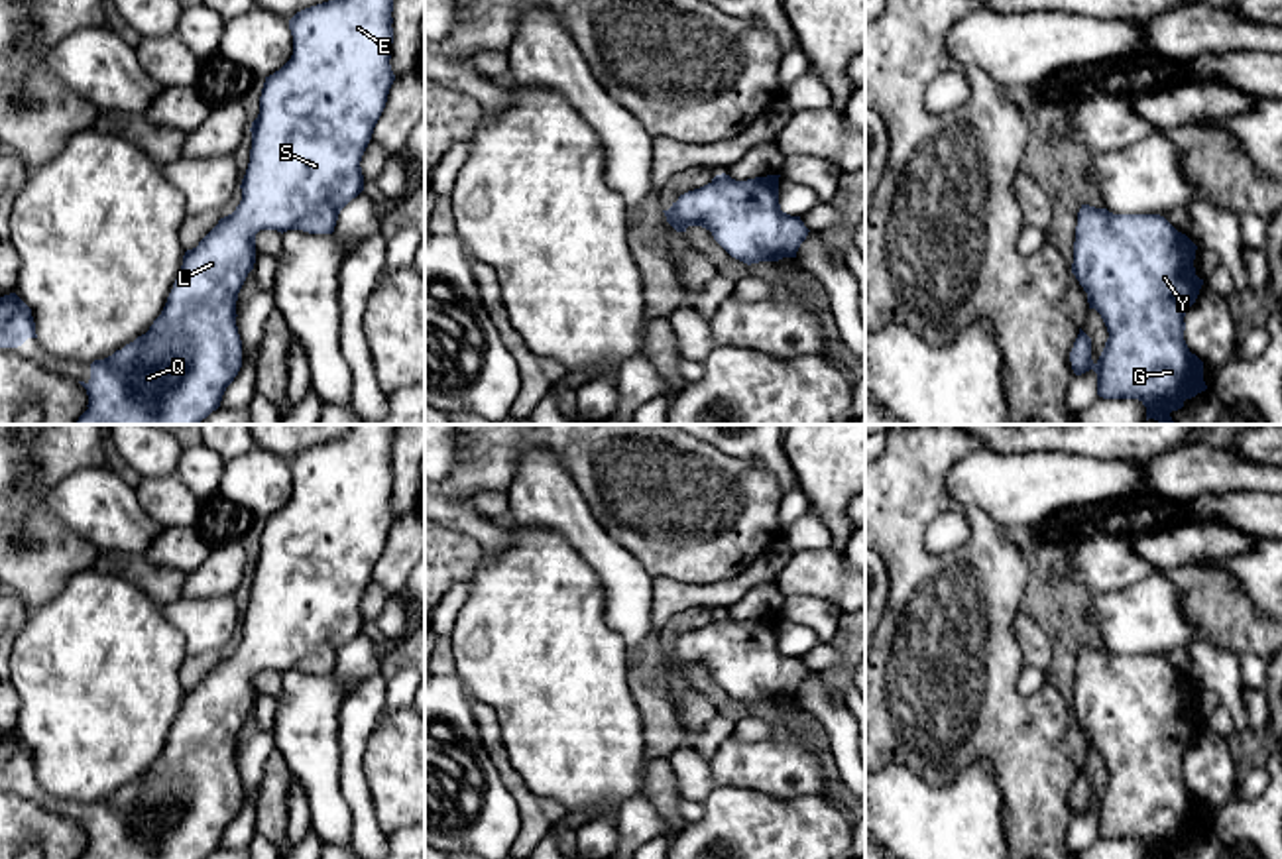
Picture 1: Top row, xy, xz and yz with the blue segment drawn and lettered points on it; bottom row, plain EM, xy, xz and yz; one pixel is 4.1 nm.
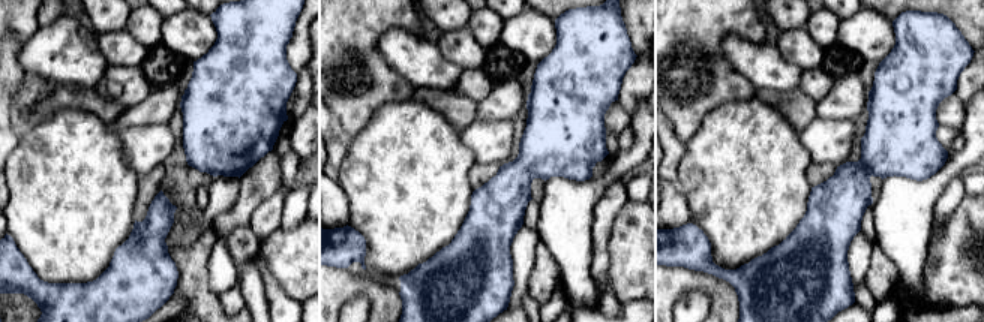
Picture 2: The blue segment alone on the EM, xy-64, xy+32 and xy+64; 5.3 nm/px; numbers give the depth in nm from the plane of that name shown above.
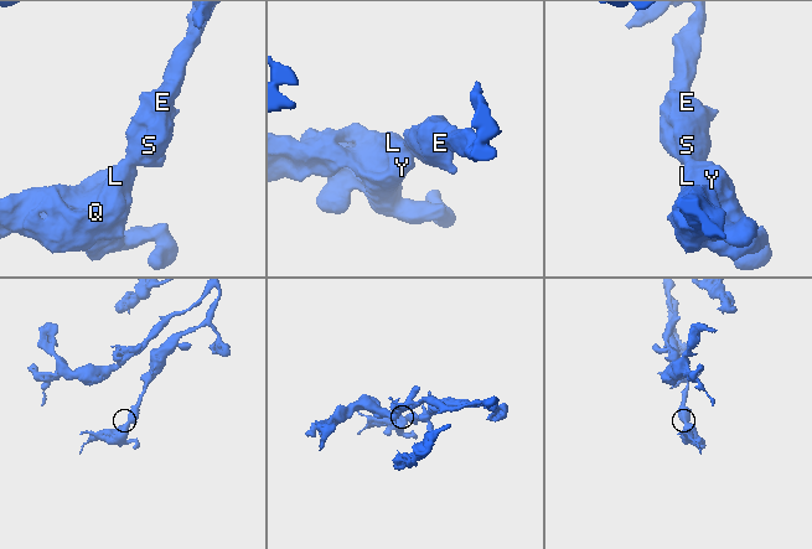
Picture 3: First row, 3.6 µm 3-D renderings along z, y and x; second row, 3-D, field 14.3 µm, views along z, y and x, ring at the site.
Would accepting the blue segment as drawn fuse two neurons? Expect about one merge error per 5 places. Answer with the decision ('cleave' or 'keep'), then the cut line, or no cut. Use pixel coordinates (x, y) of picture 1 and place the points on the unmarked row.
keep; cut none

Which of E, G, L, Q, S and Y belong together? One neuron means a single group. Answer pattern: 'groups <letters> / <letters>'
groups E G L Q S Y

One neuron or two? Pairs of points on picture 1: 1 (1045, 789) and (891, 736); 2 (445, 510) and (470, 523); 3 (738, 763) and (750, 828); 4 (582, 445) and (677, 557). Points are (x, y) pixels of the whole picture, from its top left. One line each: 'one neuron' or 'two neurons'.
1: one neuron
2: one neuron
3: two neurons
4: one neuron

